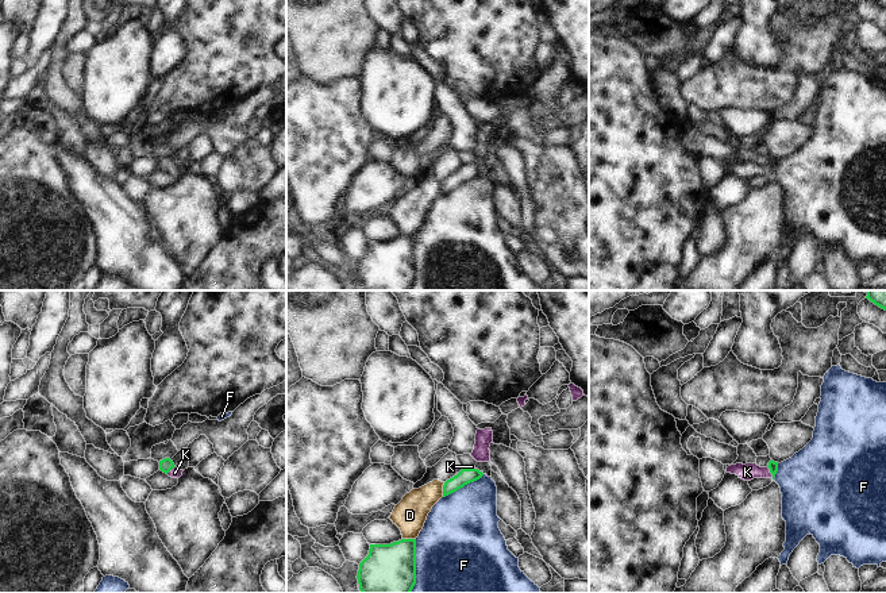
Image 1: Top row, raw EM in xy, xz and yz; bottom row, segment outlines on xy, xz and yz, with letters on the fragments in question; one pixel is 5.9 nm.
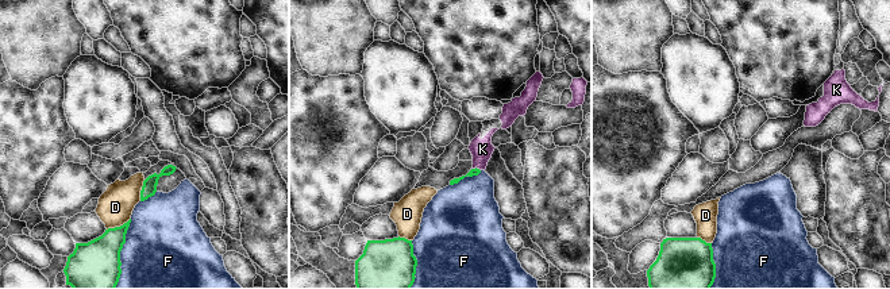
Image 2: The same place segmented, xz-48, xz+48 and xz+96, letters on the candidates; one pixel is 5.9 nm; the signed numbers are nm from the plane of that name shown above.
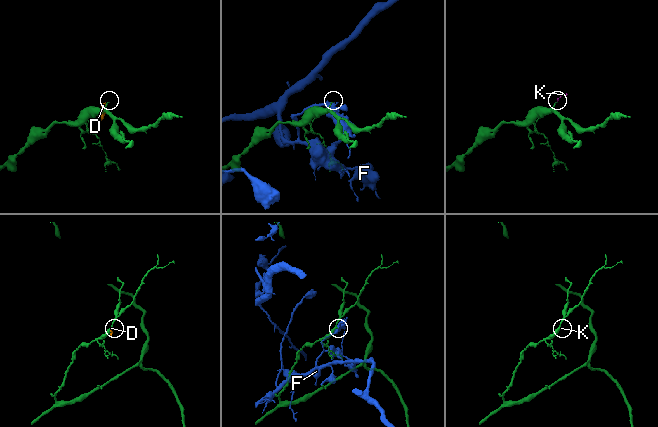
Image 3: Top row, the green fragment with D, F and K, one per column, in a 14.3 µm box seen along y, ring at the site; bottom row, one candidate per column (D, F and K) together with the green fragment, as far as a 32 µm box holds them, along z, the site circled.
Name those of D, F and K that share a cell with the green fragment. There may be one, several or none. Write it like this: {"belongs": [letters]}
{"belongs": ["K"]}

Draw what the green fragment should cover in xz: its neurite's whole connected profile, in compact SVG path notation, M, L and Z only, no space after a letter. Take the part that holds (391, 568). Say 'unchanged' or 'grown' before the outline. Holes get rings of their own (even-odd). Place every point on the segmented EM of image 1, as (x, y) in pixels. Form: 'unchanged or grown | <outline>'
unchanged | M416 539L370 544L357 578L362 593L411 593L416 584Z

